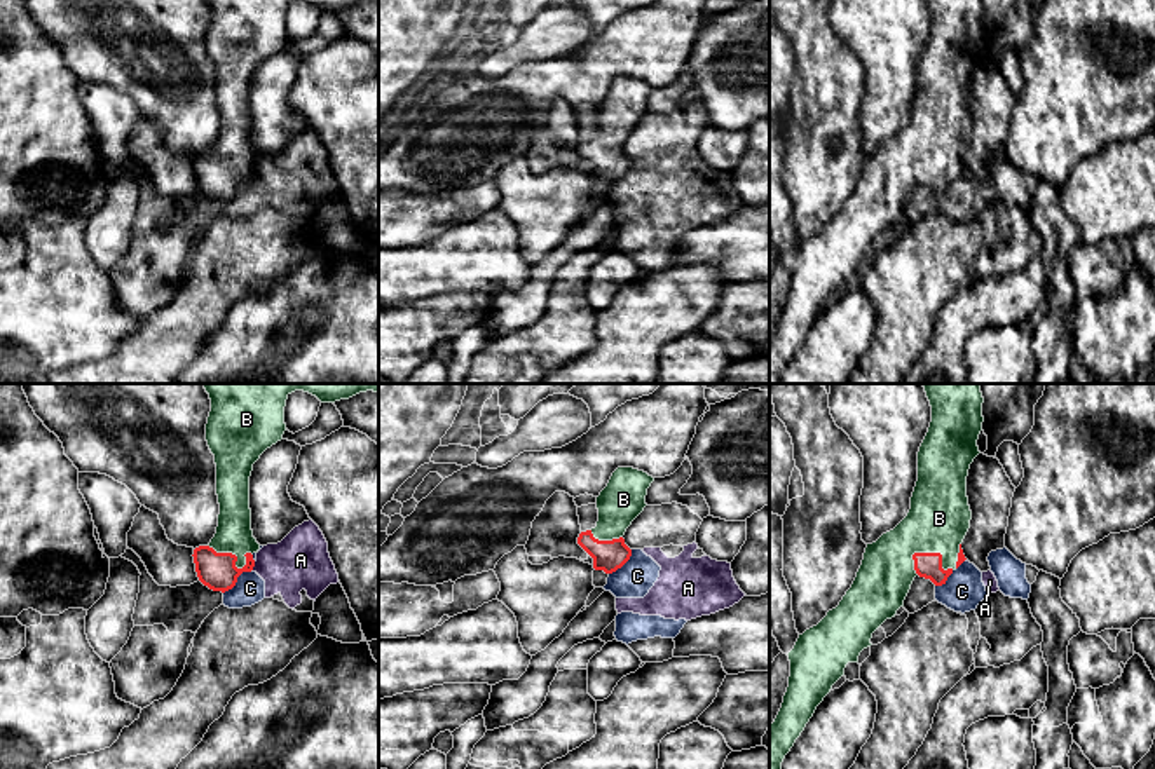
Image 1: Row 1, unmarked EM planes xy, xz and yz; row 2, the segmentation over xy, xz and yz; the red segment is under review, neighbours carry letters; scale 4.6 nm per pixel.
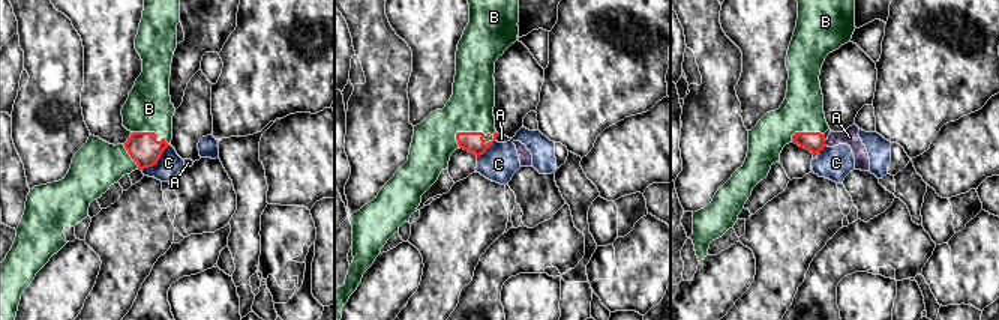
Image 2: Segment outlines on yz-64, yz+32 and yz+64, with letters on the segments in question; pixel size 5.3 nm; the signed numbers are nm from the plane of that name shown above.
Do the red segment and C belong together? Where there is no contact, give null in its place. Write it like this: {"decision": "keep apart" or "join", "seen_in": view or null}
{"decision": "keep apart", "seen_in": "xy"}

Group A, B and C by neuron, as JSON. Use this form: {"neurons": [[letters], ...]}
{"neurons": [["A", "C"], ["B"]]}

